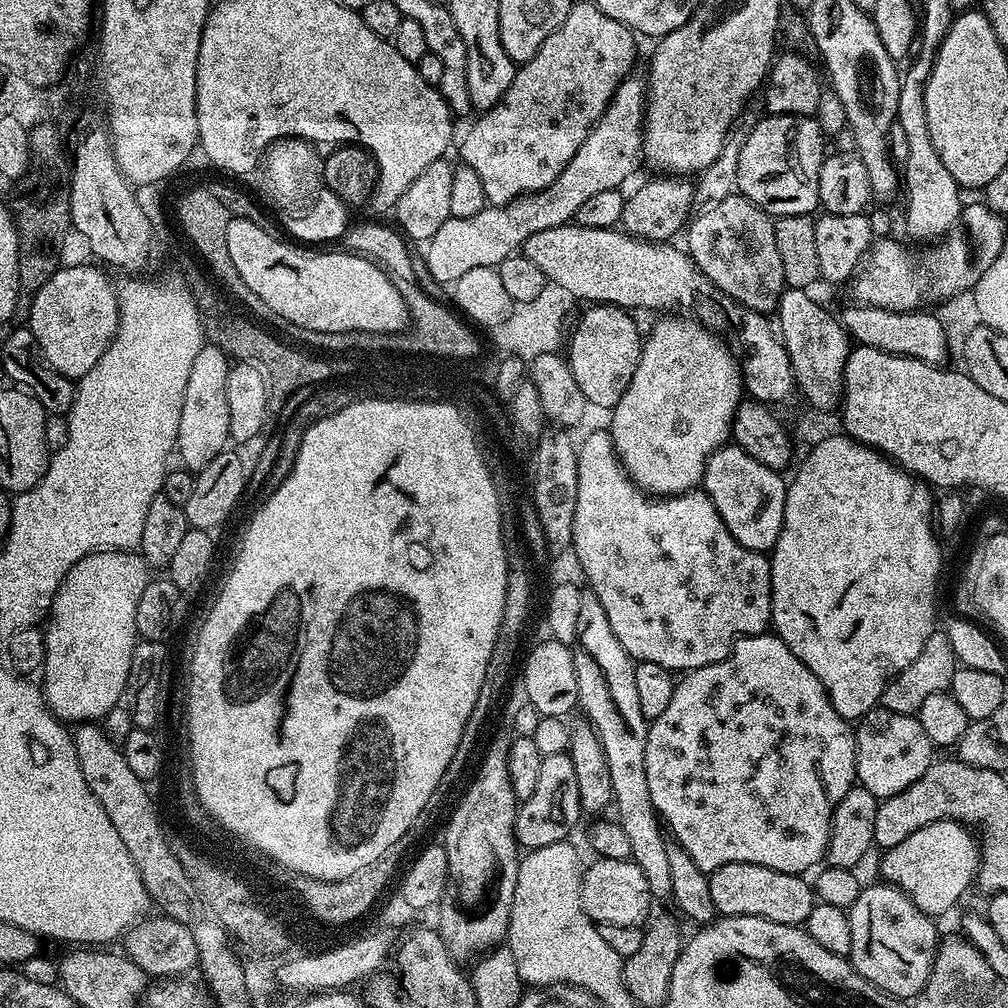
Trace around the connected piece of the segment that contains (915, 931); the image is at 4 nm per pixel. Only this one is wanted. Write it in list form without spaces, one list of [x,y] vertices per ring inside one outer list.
[[[887,882],[872,886],[865,885],[855,902],[847,909],[850,922],[850,963],[856,972],[866,978],[876,988],[895,996],[897,1000],[911,1001],[920,995],[930,978],[932,963],[936,961],[938,947],[937,924],[931,917],[918,910],[900,888]]]

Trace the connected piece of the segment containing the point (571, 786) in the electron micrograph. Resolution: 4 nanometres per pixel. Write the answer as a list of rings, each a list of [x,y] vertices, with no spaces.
[[[565,753],[545,756],[538,774],[538,786],[530,798],[526,798],[516,814],[515,835],[519,847],[524,850],[550,846],[567,841],[572,827],[582,819],[578,798],[578,778],[574,778],[574,762]]]

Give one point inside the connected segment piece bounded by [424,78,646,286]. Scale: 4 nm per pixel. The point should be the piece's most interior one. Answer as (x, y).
(613, 149)

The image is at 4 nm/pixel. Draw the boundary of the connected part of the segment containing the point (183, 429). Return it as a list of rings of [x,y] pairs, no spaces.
[[[205,343],[190,366],[190,378],[186,382],[180,425],[176,435],[176,448],[188,470],[205,468],[214,457],[229,447],[230,406],[226,402],[226,378],[230,367],[227,354],[212,343]]]

